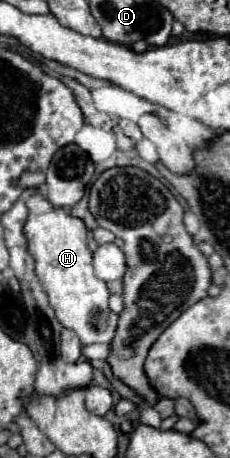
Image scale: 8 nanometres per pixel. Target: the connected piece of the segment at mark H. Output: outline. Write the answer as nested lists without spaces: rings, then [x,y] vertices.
[[[38,187],[32,189],[32,195],[26,205],[28,205],[28,221],[24,225],[24,233],[28,239],[28,249],[36,261],[38,279],[42,281],[42,287],[48,293],[50,305],[56,311],[58,321],[64,327],[76,331],[82,345],[110,343],[116,333],[118,315],[108,309],[110,305],[108,297],[122,296],[123,277],[114,281],[102,281],[94,275],[92,253],[88,249],[90,229],[80,217],[74,217],[66,209],[54,209],[54,205],[46,201],[46,197]]]

